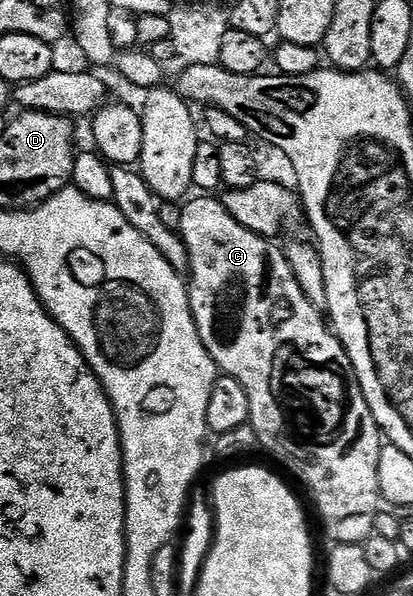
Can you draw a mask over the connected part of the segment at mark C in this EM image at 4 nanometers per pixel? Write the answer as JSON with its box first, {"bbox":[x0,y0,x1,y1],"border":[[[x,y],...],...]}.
{"bbox":[178,195,386,546],"border":[[[196,195],[187,202],[182,208],[182,223],[178,230],[181,237],[188,247],[190,255],[190,267],[186,284],[188,287],[188,298],[192,314],[198,327],[198,335],[206,347],[208,354],[214,359],[217,370],[223,376],[238,379],[242,387],[246,387],[246,396],[250,399],[250,415],[248,416],[252,429],[260,440],[259,448],[265,449],[268,453],[273,453],[306,488],[312,492],[312,497],[316,500],[316,509],[320,512],[320,517],[324,520],[324,529],[328,532],[330,542],[337,545],[354,544],[363,546],[374,533],[376,527],[376,516],[382,511],[382,498],[380,495],[380,484],[378,483],[378,459],[382,455],[386,441],[380,432],[380,425],[374,419],[366,399],[362,395],[362,387],[356,378],[354,367],[350,363],[350,355],[344,349],[342,342],[337,339],[335,332],[330,328],[325,314],[316,309],[314,303],[306,297],[302,287],[298,285],[294,271],[287,261],[285,250],[279,245],[276,246],[275,240],[260,237],[254,231],[242,227],[238,219],[234,219],[226,211],[223,200],[214,198],[212,195]]]}

